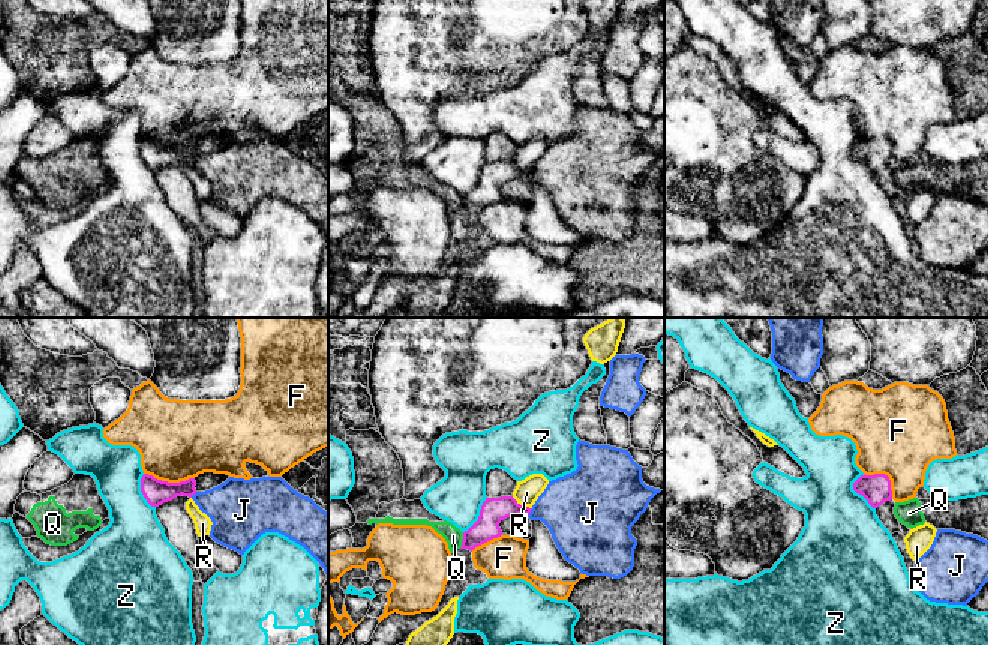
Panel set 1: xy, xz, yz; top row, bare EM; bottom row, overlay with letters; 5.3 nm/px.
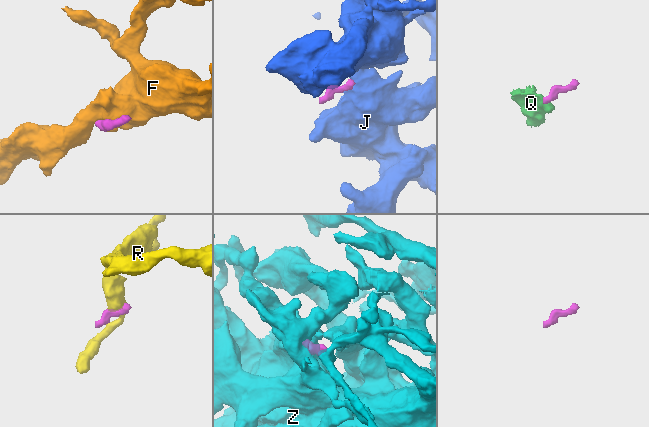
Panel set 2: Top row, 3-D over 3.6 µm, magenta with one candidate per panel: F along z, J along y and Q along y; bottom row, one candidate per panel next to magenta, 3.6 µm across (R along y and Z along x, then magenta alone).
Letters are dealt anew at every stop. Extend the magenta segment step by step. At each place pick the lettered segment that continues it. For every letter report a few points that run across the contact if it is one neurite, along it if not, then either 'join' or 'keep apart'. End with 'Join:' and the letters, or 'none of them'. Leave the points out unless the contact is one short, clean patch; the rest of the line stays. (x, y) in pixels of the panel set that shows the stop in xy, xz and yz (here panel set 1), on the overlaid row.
F: keep apart
J: line xz (532, 509), (526, 516); keep apart
Q: line xz (464, 533), (459, 548); keep apart
R: line xz (511, 497), (531, 509); keep apart
Z: line yz (861, 474), (853, 483), (853, 489), (874, 509); keep apart
Join: none of them

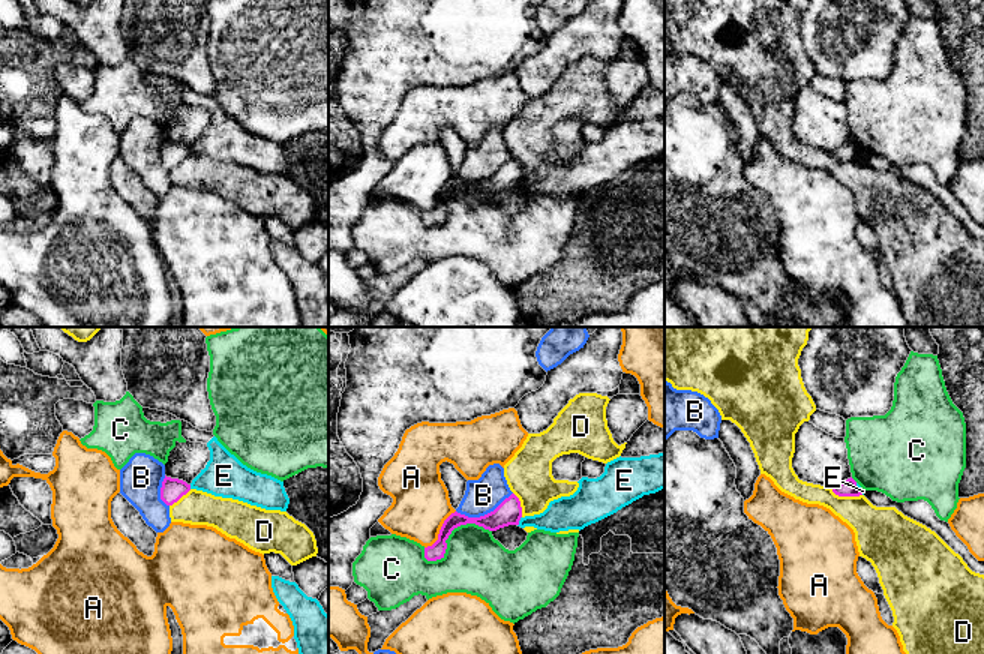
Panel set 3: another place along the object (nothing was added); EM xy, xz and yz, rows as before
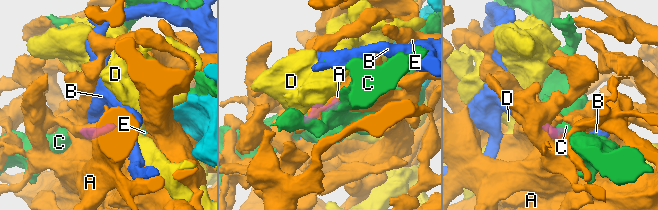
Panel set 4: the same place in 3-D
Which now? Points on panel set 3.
A: line xz (455, 510), (444, 521), (438, 537), (425, 548); keep apart
B: line xz (512, 492), (483, 515), (465, 516), (456, 512); keep apart
C: keep apart
D: line yz (831, 489), (839, 495), (861, 495); keep apart
E: line xz (521, 516), (518, 525); keep apart
Join: none of them

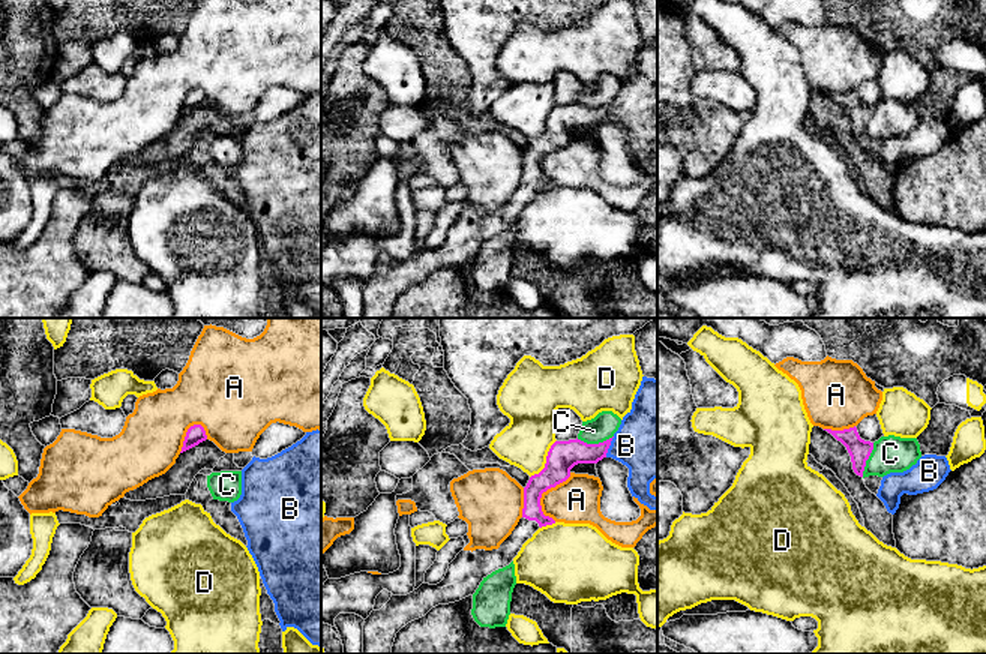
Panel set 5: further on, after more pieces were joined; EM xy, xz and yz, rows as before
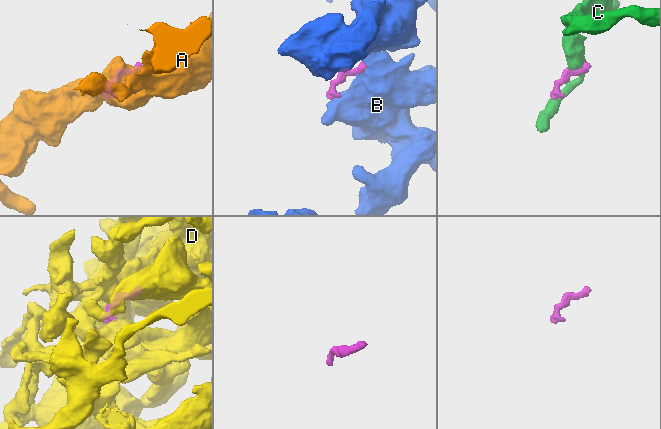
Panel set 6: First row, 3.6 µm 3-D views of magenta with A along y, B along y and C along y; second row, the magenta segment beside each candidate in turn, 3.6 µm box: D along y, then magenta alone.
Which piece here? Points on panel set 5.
A: keep apart
B: line xz (614, 437), (605, 456); keep apart
C: line xz (613, 435), (598, 443), (584, 443), (577, 438); keep apart
D: line xz (556, 440), (548, 452), (545, 465), (530, 477); keep apart
Join: none of them

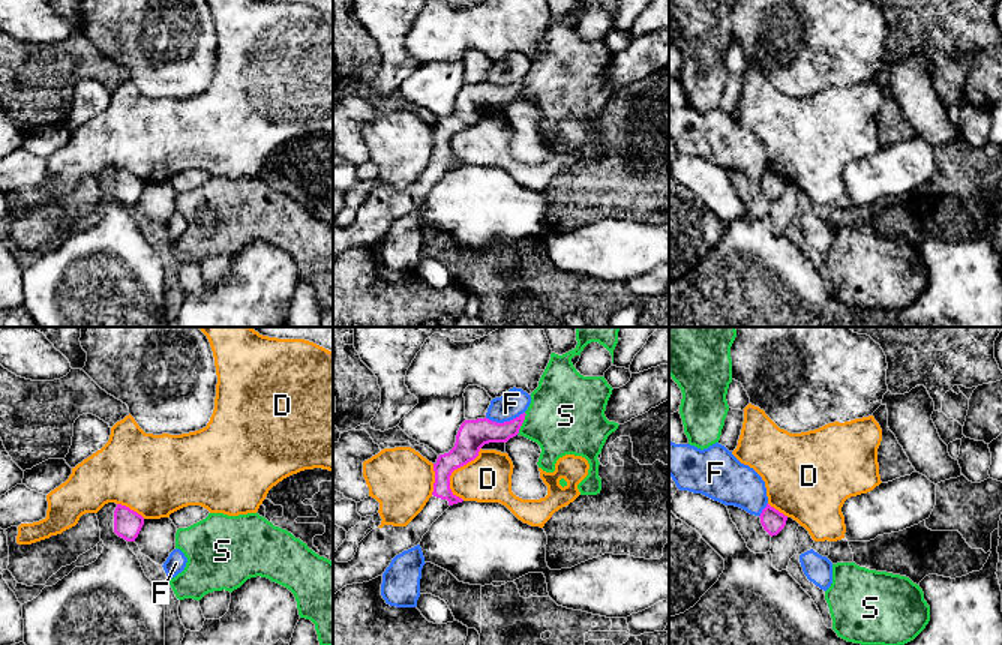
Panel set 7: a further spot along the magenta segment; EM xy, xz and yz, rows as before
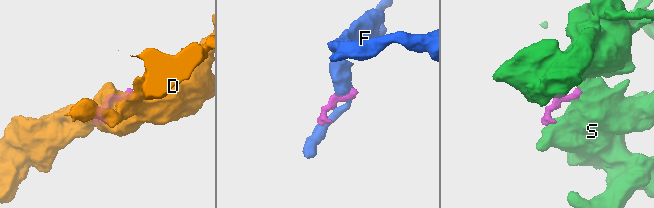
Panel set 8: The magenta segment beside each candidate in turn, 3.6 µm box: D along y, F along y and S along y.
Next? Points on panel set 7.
D: keep apart
F: line xz (524, 411), (503, 422), (492, 422), (485, 417); keep apart
S: line xz (525, 413), (525, 419), (516, 434); keep apart
Join: none of them

